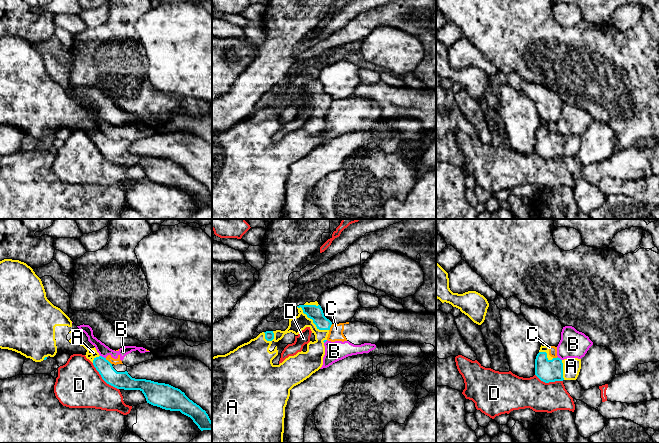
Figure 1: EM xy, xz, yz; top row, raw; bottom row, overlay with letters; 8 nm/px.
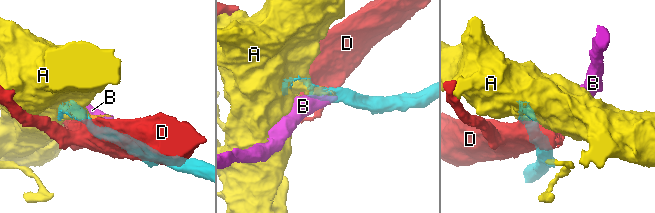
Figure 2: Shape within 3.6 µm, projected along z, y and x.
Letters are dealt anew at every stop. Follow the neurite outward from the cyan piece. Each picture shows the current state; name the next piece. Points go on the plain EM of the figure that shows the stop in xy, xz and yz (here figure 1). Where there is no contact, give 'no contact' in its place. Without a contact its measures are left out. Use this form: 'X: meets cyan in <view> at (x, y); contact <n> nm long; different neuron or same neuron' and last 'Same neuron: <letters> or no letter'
A: meets cyan in xz at (313, 97); contact 320 nm long; same neuron
B: meets cyan in xy at (103, 133); contact 50 nm long; different neuron
C: meets cyan in xy at (108, 137); contact 80 nm long; different neuron
D: meets cyan in xy at (103, 155); contact 300 nm long; different neuron
Same neuron: A

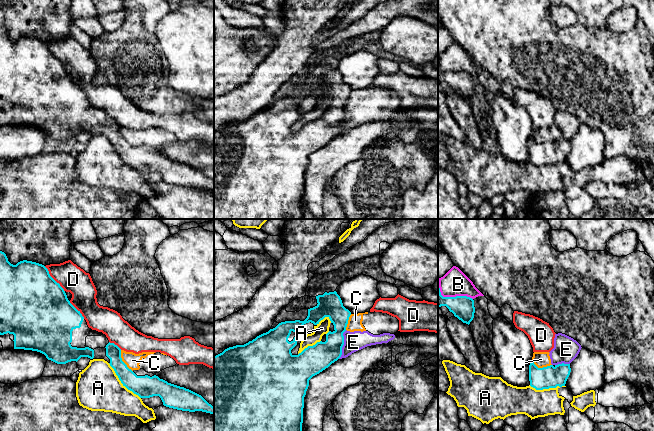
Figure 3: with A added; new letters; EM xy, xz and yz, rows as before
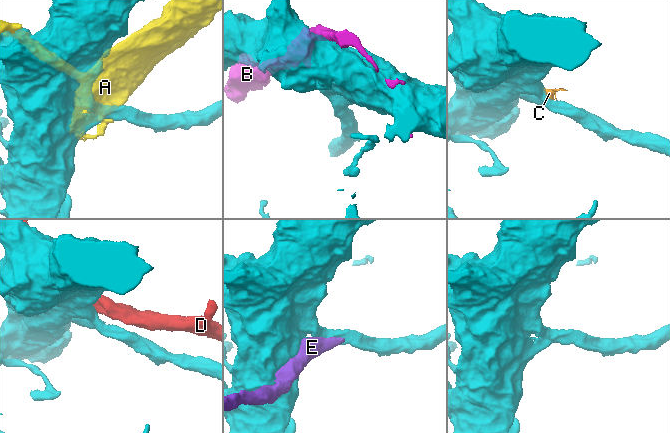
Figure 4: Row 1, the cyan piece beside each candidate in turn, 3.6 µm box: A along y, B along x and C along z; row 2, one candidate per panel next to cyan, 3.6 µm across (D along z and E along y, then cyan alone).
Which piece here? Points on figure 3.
A: meets cyan in xy at (121, 158); contact 380 nm long; different neuron
B: meets cyan in yz at (449, 73); contact 320 nm long; different neuron
C: meets cyan in xy at (122, 137); contact 200 nm long; different neuron
D: meets cyan in xy at (53, 55); contact 260 nm long; different neuron
E: meets cyan in xz at (343, 120); contact 240 nm long; different neuron
Same neuron: no letter

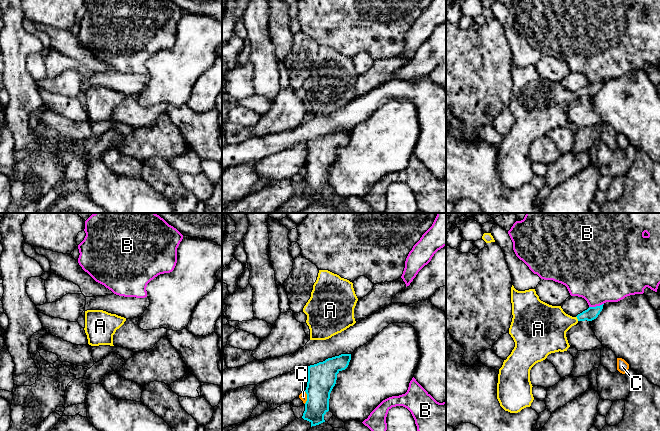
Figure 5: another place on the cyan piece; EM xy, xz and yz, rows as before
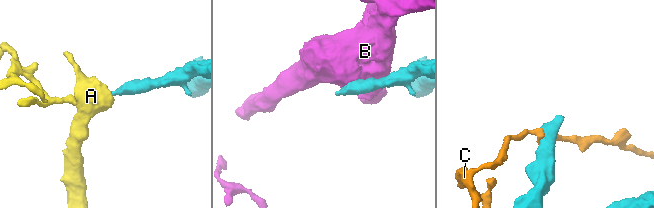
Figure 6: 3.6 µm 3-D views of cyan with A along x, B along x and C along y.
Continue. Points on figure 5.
A: meets cyan in yz at (577, 94); contact 40 nm long; same neuron
B: meets cyan in yz at (596, 82); contact 120 nm long; different neuron
C: meets cyan in xz at (307, 173); contact 100 nm long; different neuron
Same neuron: A

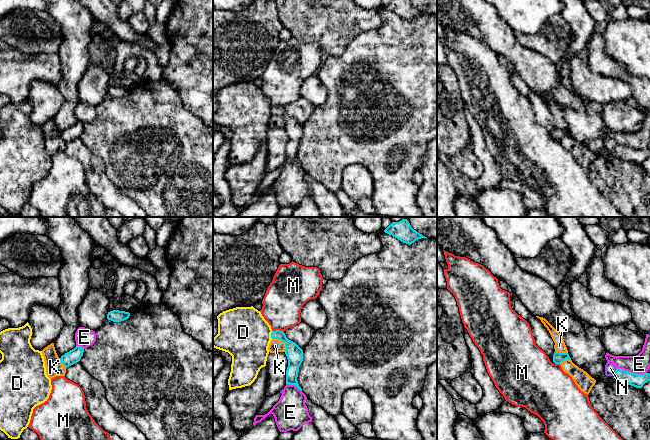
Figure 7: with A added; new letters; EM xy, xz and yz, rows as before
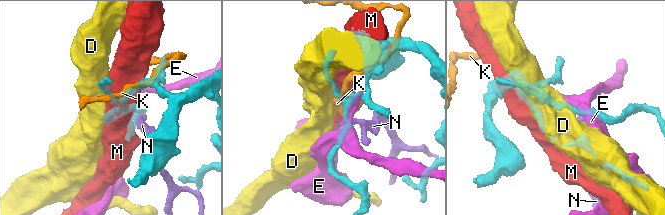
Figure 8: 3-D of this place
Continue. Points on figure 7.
D: meets cyan in xz at (271, 111); contact 60 nm long; different neuron
E: meets cyan in yz at (632, 149); contact 240 nm long; different neuron
K: meets cyan in xz at (282, 116); contact 160 nm long; different neuron
M: meets cyan in xz at (278, 106); contact 100 nm long; different neuron
N: meets cyan in yz at (615, 147); contact 70 nm long; different neuron
Same neuron: no letter

